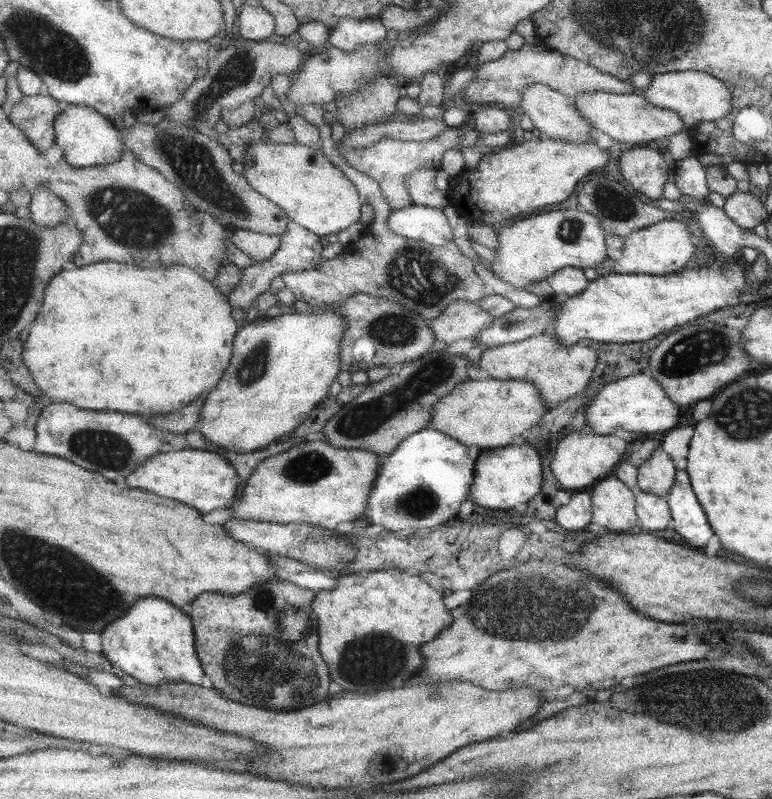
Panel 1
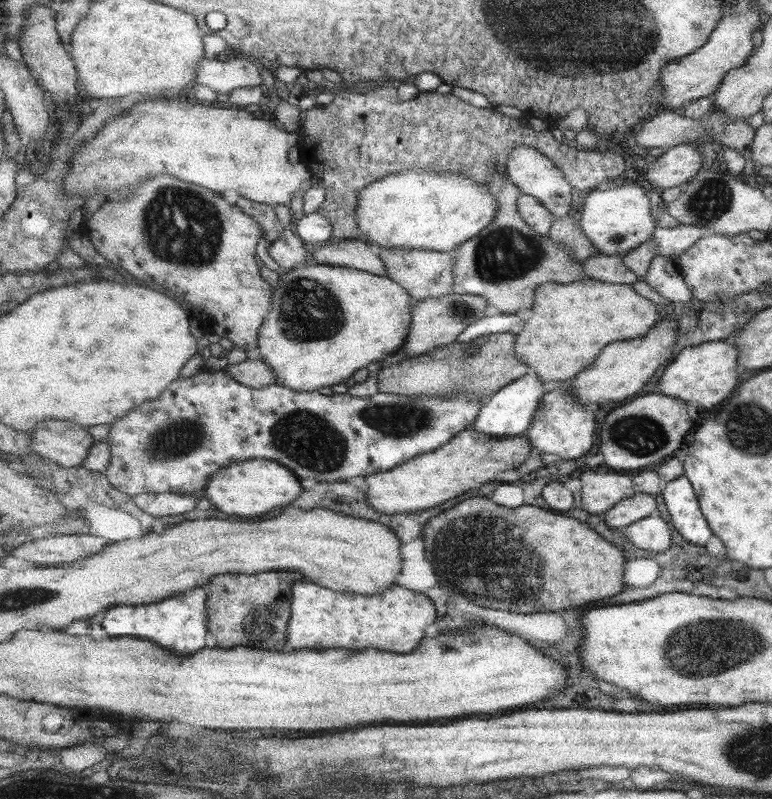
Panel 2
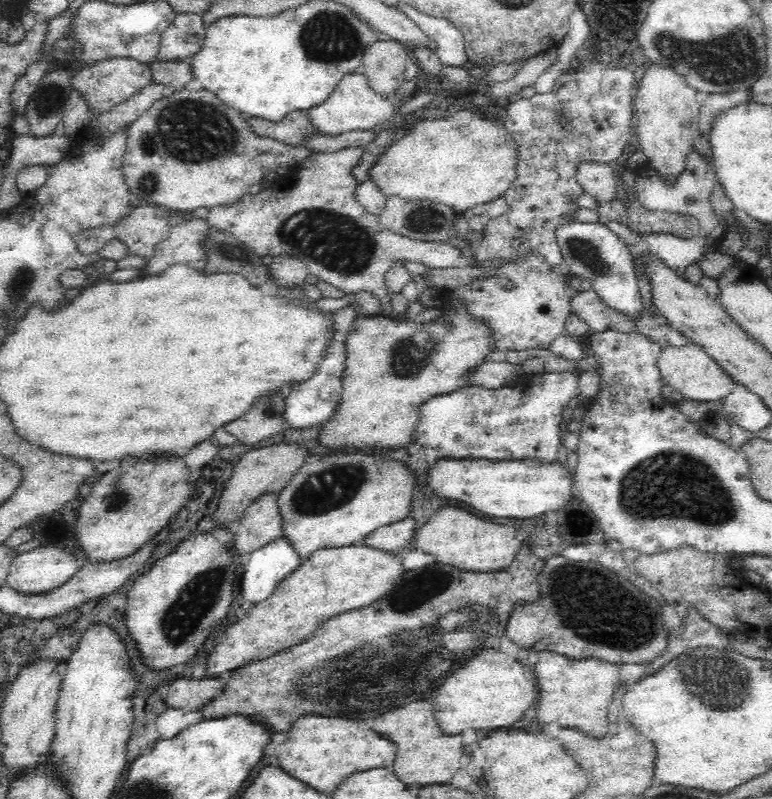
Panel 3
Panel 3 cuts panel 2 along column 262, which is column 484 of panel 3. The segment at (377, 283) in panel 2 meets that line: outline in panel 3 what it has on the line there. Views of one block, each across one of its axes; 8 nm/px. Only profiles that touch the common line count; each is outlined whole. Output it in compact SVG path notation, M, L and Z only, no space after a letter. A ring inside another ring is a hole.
M444 308L444 314L450 314L450 324L440 320L434 324L418 322L400 322L396 318L364 318L356 316L348 340L344 342L344 370L340 376L340 402L328 422L320 426L318 442L324 448L330 448L330 454L336 452L366 452L372 454L374 448L386 452L396 448L406 448L416 442L416 424L418 414L430 398L448 394L460 386L466 386L468 374L484 362L484 356L490 354L488 330L472 326L472 320L464 318L466 314L452 314Z

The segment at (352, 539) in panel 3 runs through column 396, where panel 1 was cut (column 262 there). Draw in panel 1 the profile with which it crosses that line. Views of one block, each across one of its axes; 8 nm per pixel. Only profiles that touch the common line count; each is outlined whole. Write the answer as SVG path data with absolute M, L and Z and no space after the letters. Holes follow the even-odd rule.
M301 442L287 452L281 452L277 456L263 460L255 468L255 472L247 480L247 488L243 490L243 498L237 500L241 506L235 510L235 514L231 518L275 522L275 524L307 522L307 524L329 528L329 530L335 530L341 522L361 524L361 520L369 512L371 496L377 488L383 460L385 460L385 456L375 454L371 450L337 448L331 442Z

